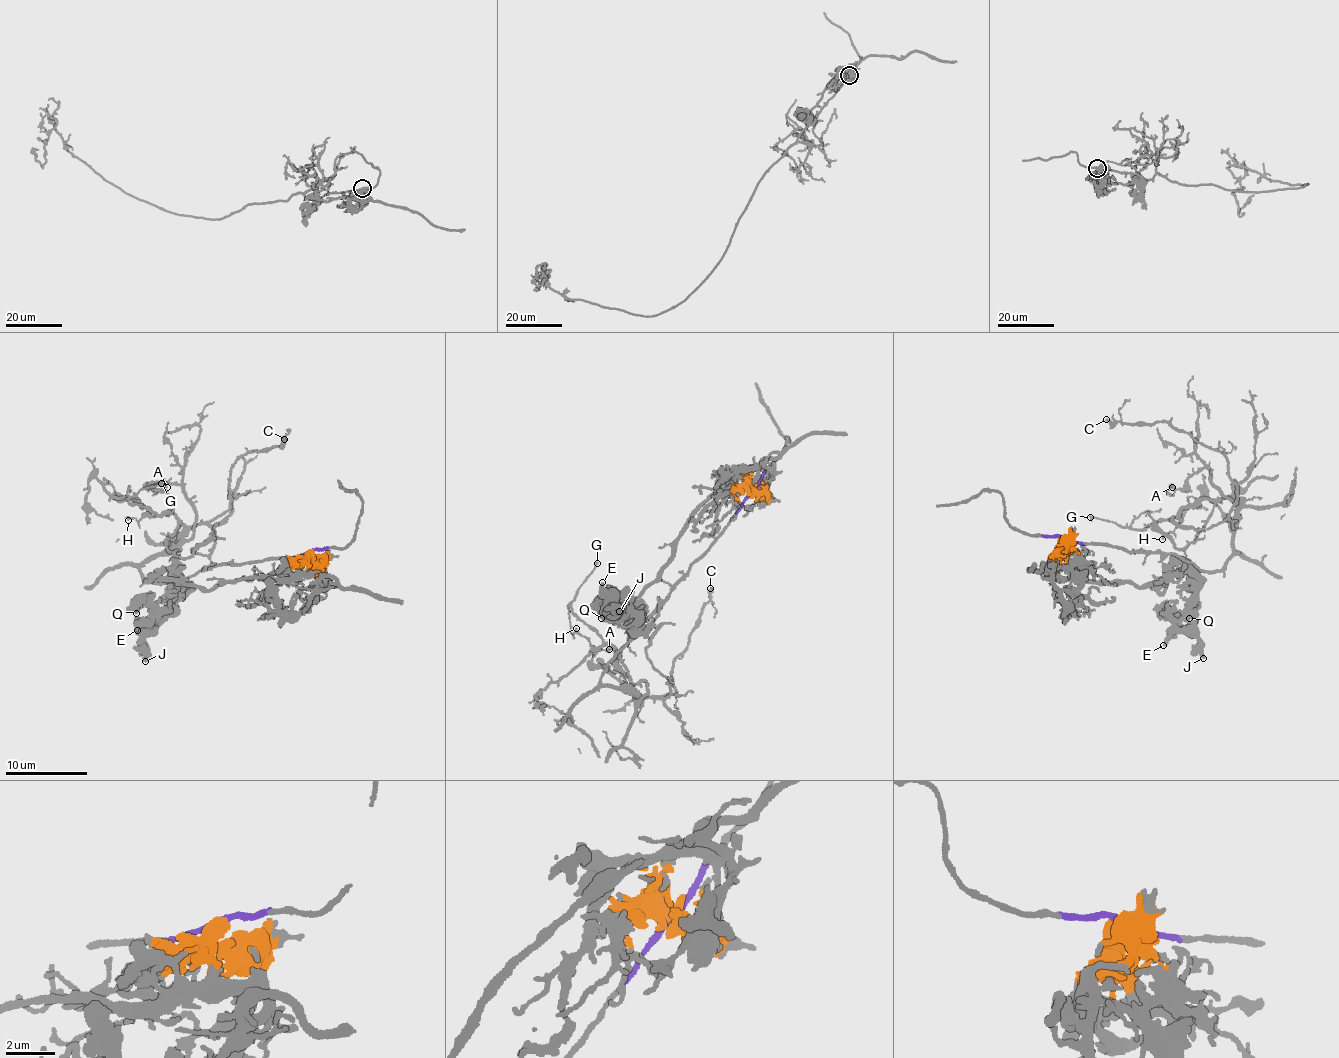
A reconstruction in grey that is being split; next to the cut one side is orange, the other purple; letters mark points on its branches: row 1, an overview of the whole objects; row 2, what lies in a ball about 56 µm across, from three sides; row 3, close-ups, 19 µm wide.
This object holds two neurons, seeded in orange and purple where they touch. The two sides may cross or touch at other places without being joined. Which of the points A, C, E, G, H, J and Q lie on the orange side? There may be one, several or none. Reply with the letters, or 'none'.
E, J, Q

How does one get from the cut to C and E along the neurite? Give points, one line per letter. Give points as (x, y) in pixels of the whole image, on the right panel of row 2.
C: (1063, 537), (1177, 554), (1210, 574), (1230, 557), (1239, 503), (1227, 459), (1162, 421), (1106, 419)
E: (1063, 537), (1060, 553), (1072, 579), (1124, 581), (1144, 587), (1168, 577), (1185, 601), (1183, 619), (1163, 645)

